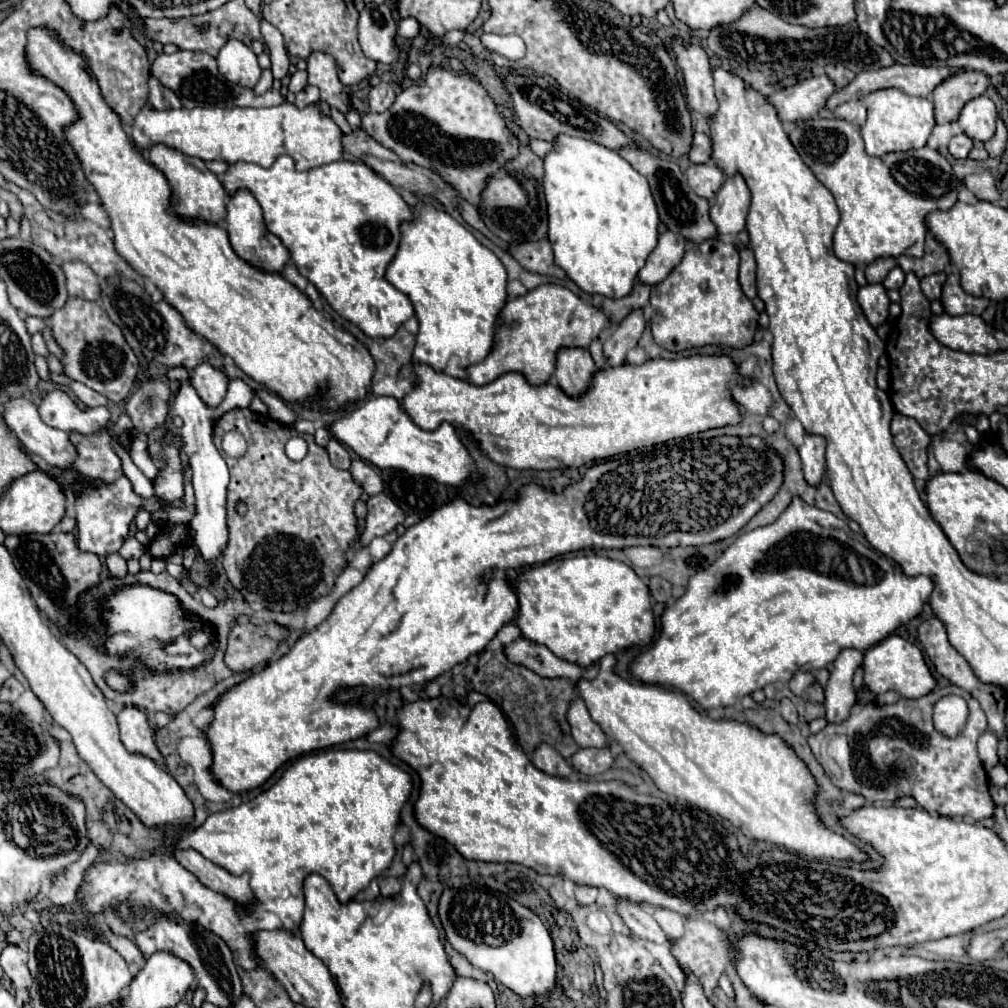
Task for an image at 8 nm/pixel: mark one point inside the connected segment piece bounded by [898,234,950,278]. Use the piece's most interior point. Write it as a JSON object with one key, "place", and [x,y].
{"place":[936,258]}

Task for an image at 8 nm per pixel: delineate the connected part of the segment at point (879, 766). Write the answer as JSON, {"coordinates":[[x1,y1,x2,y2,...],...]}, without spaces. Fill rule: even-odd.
{"coordinates":[[946,686,934,688,930,694,916,700,900,698,892,706,858,702,842,724,828,724,818,734,810,734,808,744,816,760,830,774,832,782,846,792,862,794,870,802,892,802,900,796,912,796,926,810,980,822,992,816,994,810,994,802,988,794,988,776,976,750,976,740,984,732,986,714,982,712,978,700,958,686],[946,694,962,696,970,710,964,730,954,738,940,734,932,724,932,706],[898,750,906,752,906,756,914,760,914,784,906,788,906,794,898,772]]}

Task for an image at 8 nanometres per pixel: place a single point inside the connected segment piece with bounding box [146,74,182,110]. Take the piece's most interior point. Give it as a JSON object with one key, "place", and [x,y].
{"place":[159,97]}

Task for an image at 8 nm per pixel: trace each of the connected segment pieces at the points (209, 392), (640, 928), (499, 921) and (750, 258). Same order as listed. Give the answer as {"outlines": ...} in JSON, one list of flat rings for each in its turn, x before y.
{"outlines":[[[208,362,196,366,190,376,192,386,208,406,218,406,222,402,228,388,228,380,230,378,224,374,224,370,214,368]],[[616,898,616,908,618,908,618,916,622,918,622,922,636,936,646,938,650,942,658,942,658,944,672,944,672,940,662,932,662,928,656,924,656,920,650,914,646,914,644,910,640,910,634,902]],[[472,884,458,890,446,888,440,898,438,912,446,932,446,940,452,944,452,948,462,956,466,956,472,966,494,974,494,980,498,984,504,984,508,990,512,990,522,998,546,998,556,988,558,962,556,962,554,942,550,938,550,932,532,910,528,910,514,898,482,884]],[[750,248,740,252,740,286,750,300,756,298,756,262]]]}

